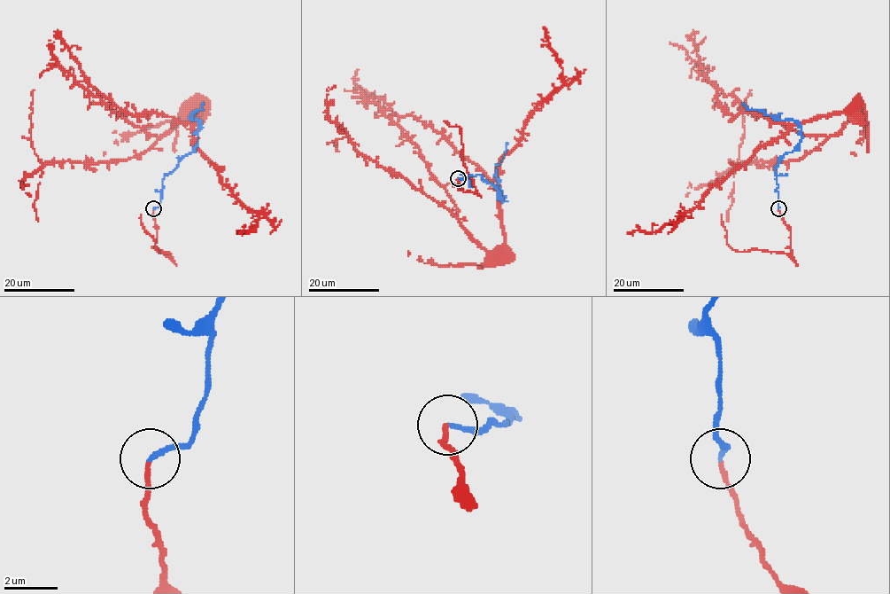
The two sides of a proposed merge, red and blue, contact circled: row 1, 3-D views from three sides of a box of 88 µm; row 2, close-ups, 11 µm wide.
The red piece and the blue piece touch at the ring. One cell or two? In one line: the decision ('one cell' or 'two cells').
one cell

